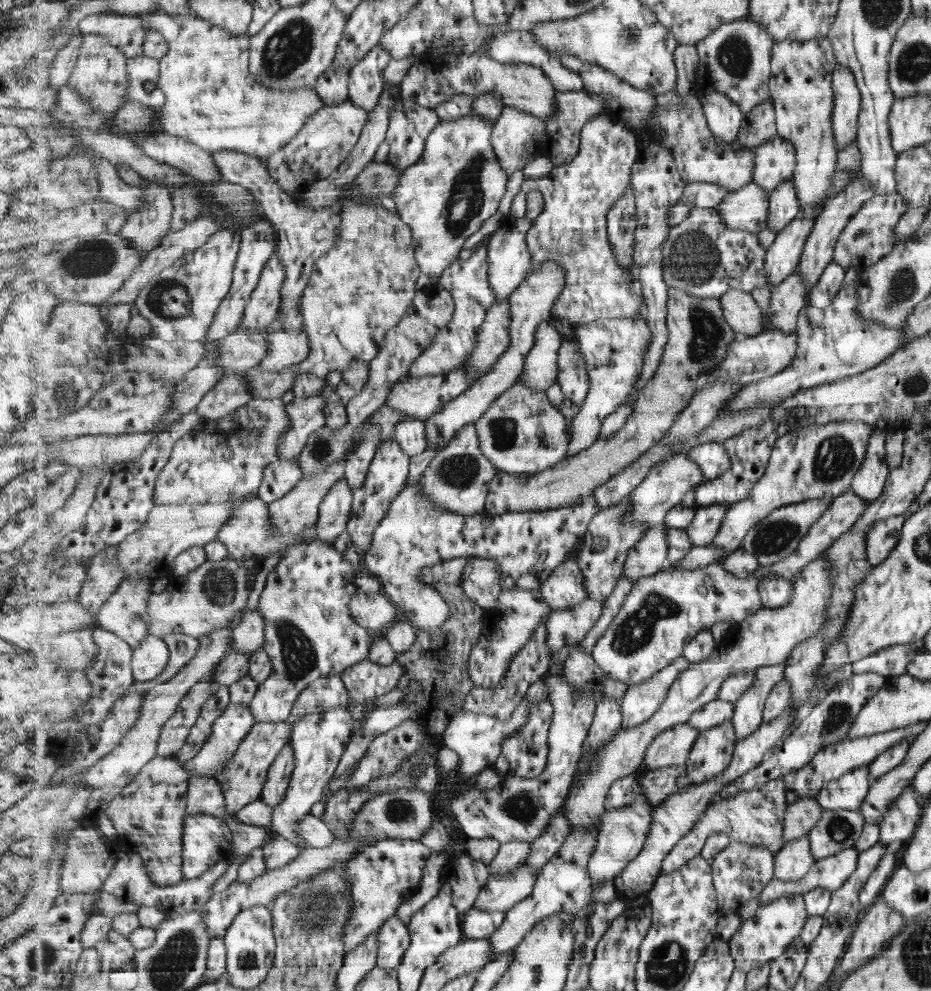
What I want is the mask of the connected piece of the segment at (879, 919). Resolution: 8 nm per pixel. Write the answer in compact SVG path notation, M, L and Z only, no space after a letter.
M877 902L869 912L864 912L839 966L845 972L857 970L879 956L887 940L899 932L903 924L901 915L885 902Z

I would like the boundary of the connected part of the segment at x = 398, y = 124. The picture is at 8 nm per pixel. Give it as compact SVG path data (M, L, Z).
M397 99L386 136L390 150L387 161L404 172L421 160L431 131L441 118L435 109L430 109L412 99Z

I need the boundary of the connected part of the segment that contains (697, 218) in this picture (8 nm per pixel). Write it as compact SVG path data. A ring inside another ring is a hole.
M695 208L691 210L689 218L682 224L672 227L669 239L663 247L664 273L669 287L677 287L695 295L696 297L719 299L723 294L735 288L745 292L753 292L757 288L774 290L766 271L768 250L761 248L757 233L745 230L729 230L725 226L719 210L716 208Z

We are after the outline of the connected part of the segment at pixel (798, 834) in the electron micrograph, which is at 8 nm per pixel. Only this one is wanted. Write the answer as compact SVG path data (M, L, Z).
M816 797L791 803L785 815L783 843L807 836L822 819L824 808Z

